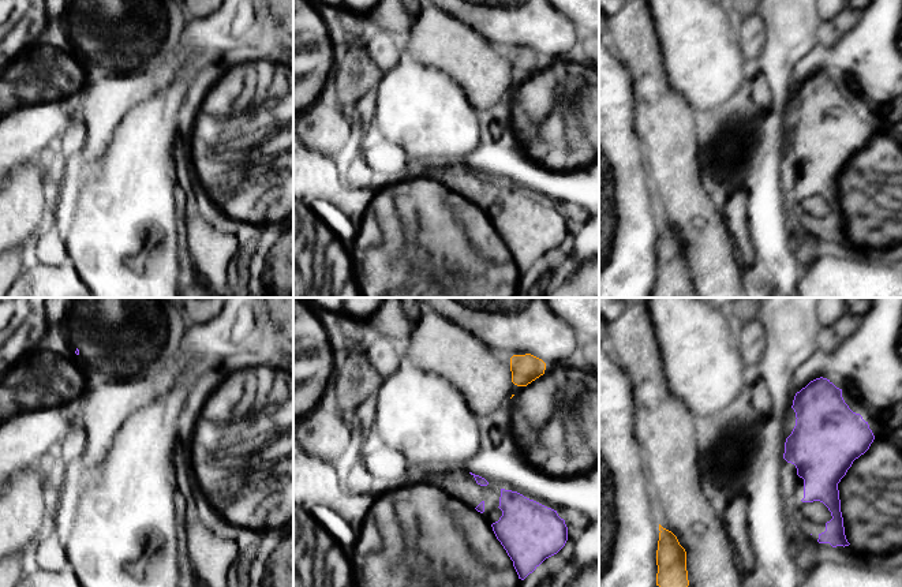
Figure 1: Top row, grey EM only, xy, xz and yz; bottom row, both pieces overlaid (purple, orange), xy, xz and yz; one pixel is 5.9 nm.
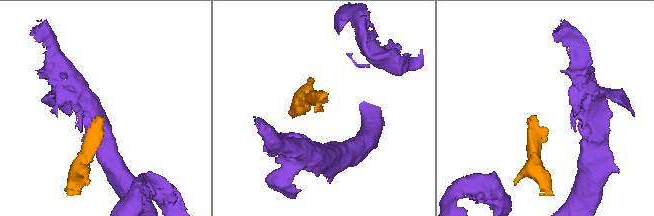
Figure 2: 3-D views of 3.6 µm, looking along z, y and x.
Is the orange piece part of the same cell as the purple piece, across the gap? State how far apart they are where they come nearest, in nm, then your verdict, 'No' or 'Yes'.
Distance 500 nm. No

